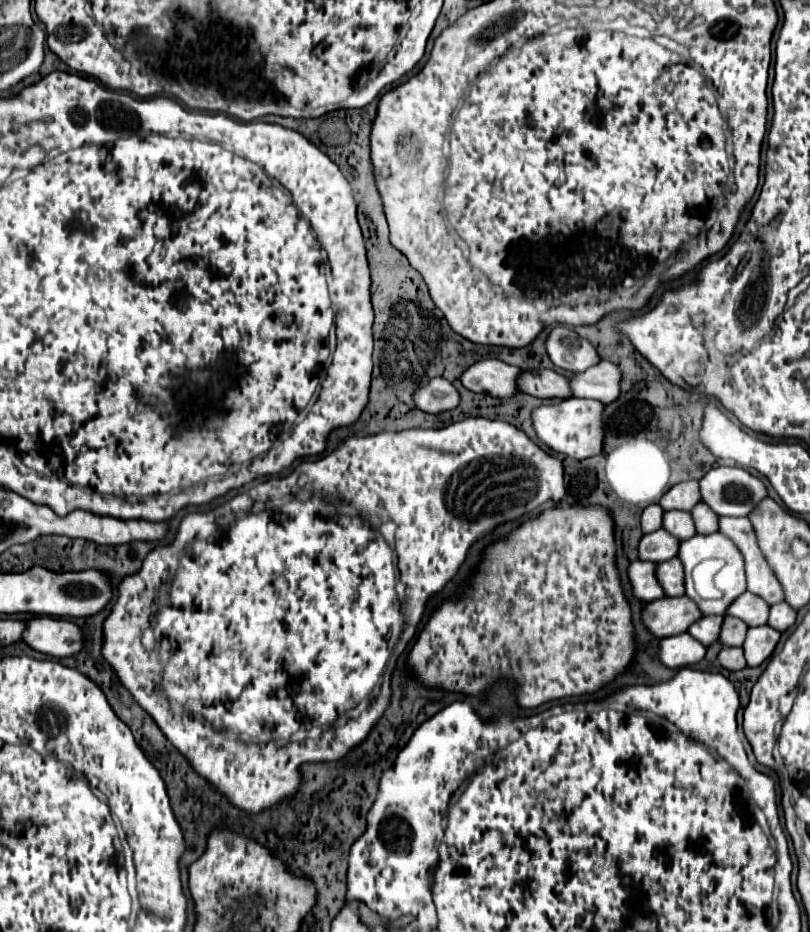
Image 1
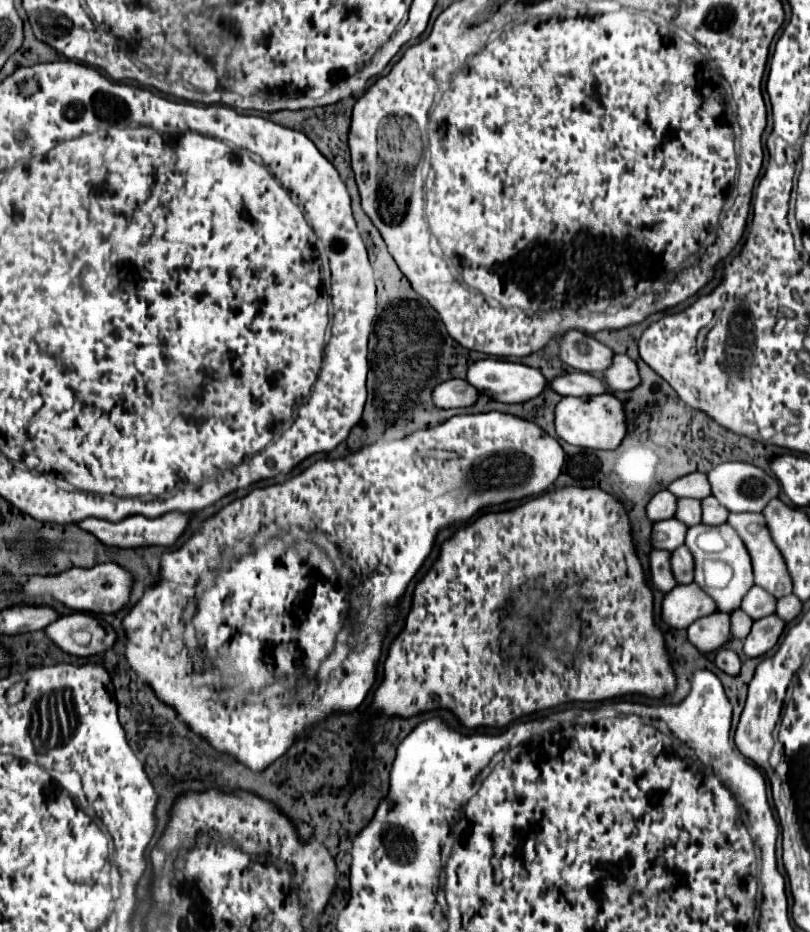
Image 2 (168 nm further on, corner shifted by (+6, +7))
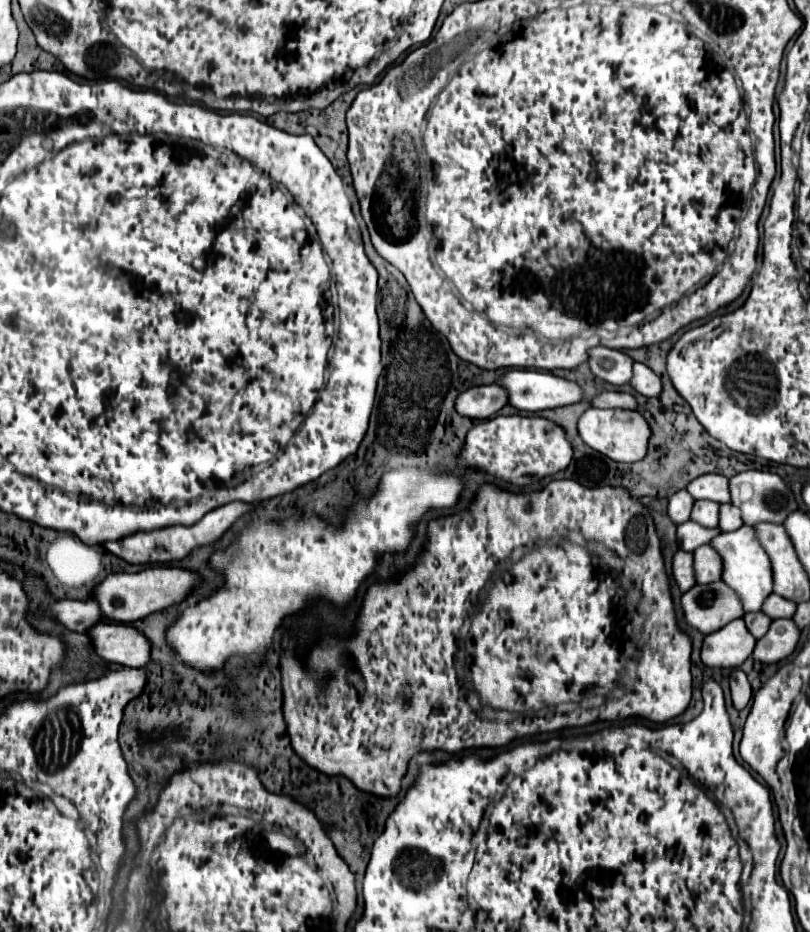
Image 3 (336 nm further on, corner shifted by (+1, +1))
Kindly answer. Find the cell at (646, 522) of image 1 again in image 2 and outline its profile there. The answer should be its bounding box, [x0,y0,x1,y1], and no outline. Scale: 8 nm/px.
[647,490,677,522]

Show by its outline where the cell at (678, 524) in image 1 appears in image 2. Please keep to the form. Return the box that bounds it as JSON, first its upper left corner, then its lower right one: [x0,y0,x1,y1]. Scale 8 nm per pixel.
[675,498,701,526]

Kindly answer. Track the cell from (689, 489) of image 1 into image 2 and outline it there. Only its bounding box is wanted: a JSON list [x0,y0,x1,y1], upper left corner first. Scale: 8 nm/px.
[667,472,711,498]

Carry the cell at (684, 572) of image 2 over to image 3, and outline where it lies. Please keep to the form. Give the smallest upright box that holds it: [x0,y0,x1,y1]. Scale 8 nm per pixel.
[694,546,722,584]

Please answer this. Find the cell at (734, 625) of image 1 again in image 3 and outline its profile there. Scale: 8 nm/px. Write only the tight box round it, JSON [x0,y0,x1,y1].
[744,610,772,638]

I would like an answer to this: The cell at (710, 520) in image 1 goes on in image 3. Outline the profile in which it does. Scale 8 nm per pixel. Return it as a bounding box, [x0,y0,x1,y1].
[720,504,744,532]

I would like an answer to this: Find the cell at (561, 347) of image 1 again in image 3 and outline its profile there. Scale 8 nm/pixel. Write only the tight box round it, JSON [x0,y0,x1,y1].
[588,346,634,386]

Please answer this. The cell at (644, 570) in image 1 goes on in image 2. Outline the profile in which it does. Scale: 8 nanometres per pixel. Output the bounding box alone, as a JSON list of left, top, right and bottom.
[649,550,675,594]

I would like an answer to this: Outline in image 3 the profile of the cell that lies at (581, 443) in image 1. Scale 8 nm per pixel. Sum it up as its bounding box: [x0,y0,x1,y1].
[578,408,652,462]

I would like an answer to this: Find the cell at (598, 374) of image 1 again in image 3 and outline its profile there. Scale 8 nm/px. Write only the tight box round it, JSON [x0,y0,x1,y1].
[630,364,662,396]

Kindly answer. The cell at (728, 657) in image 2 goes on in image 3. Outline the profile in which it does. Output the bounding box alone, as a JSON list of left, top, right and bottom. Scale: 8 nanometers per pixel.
[730,668,752,710]

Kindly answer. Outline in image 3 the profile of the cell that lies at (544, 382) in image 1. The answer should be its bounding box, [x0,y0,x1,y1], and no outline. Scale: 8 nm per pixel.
[592,392,638,410]

